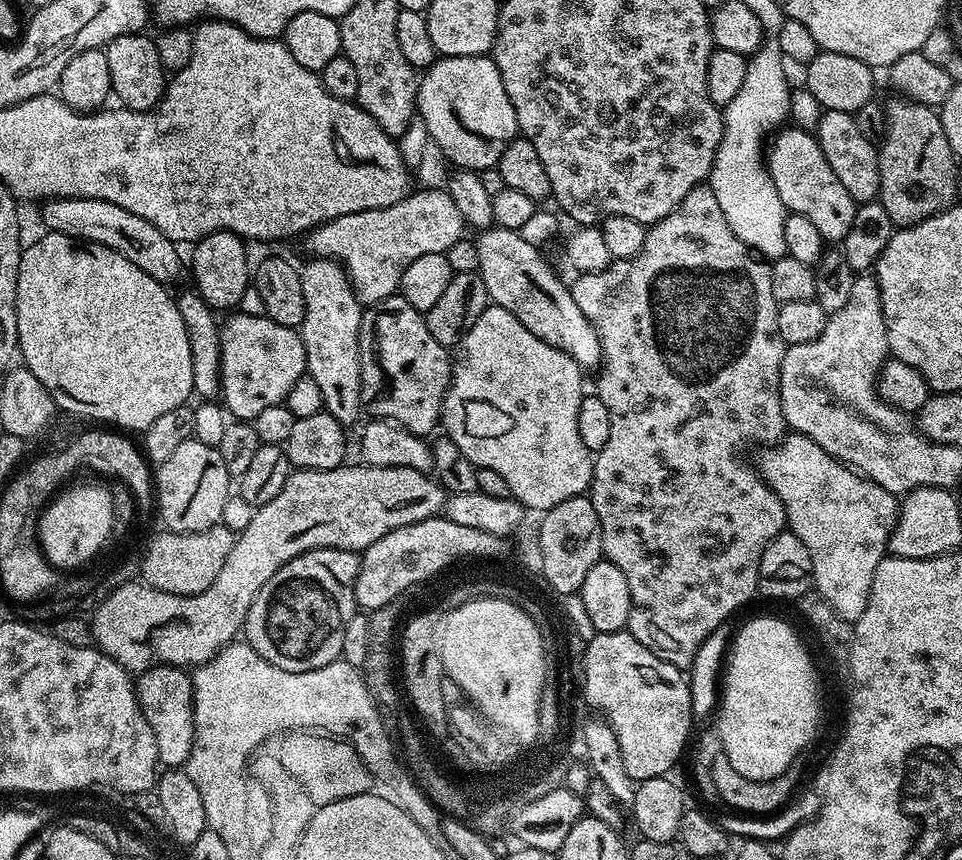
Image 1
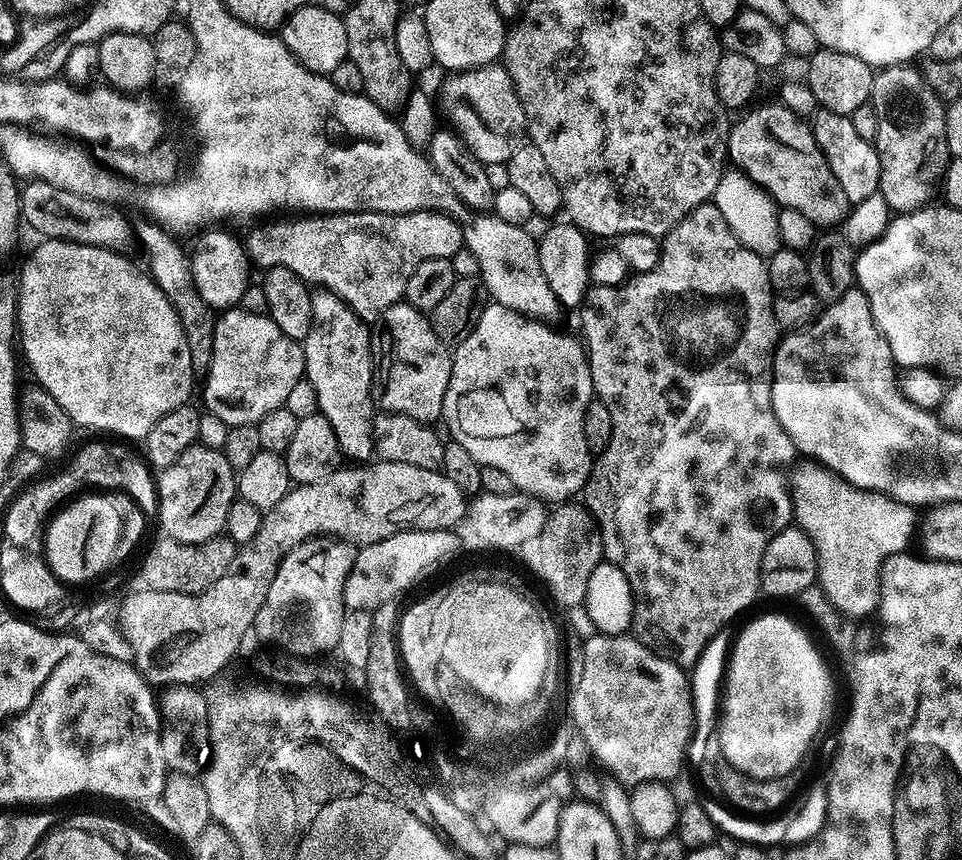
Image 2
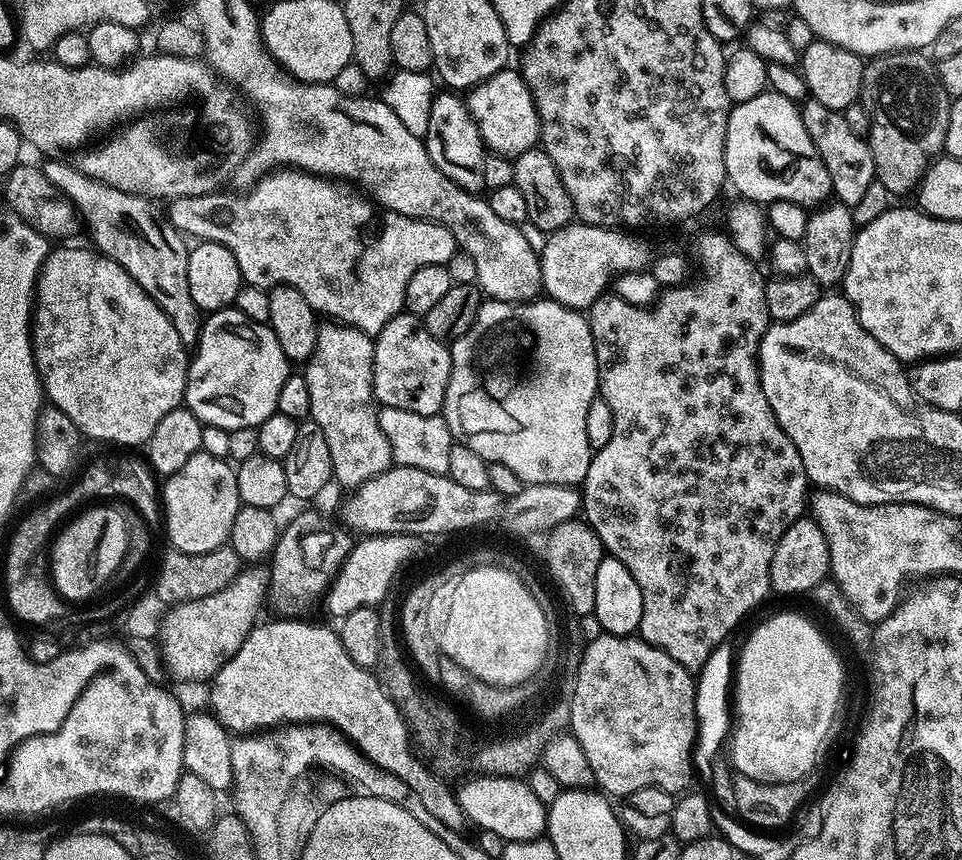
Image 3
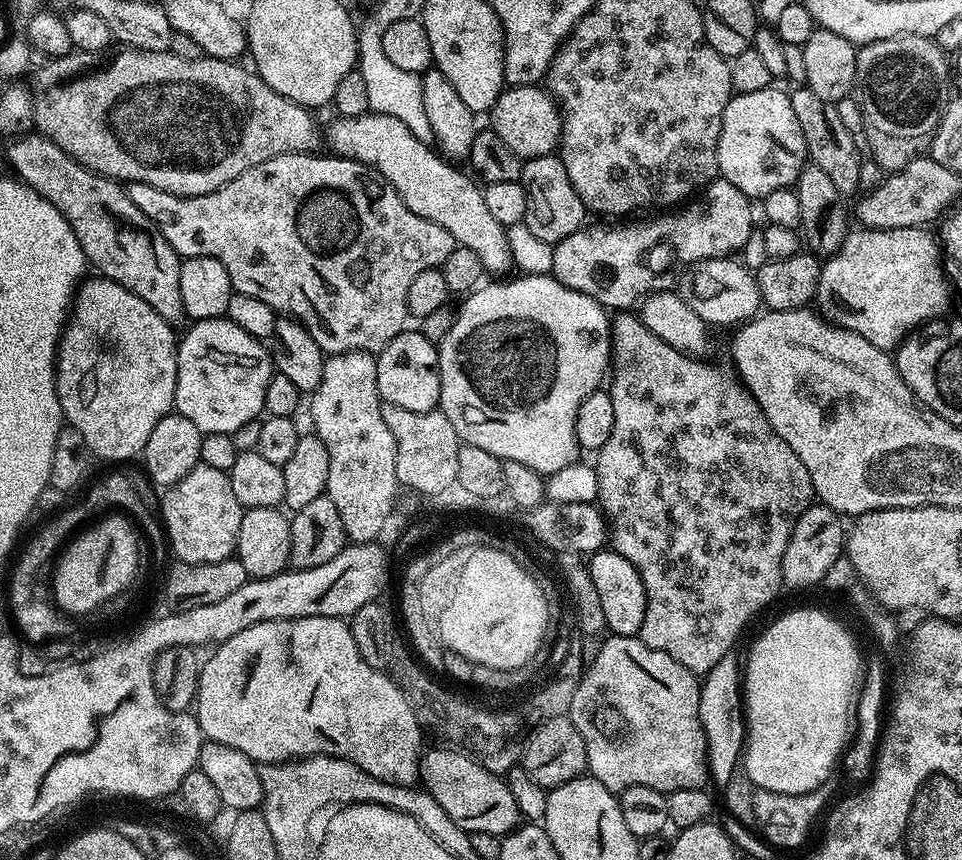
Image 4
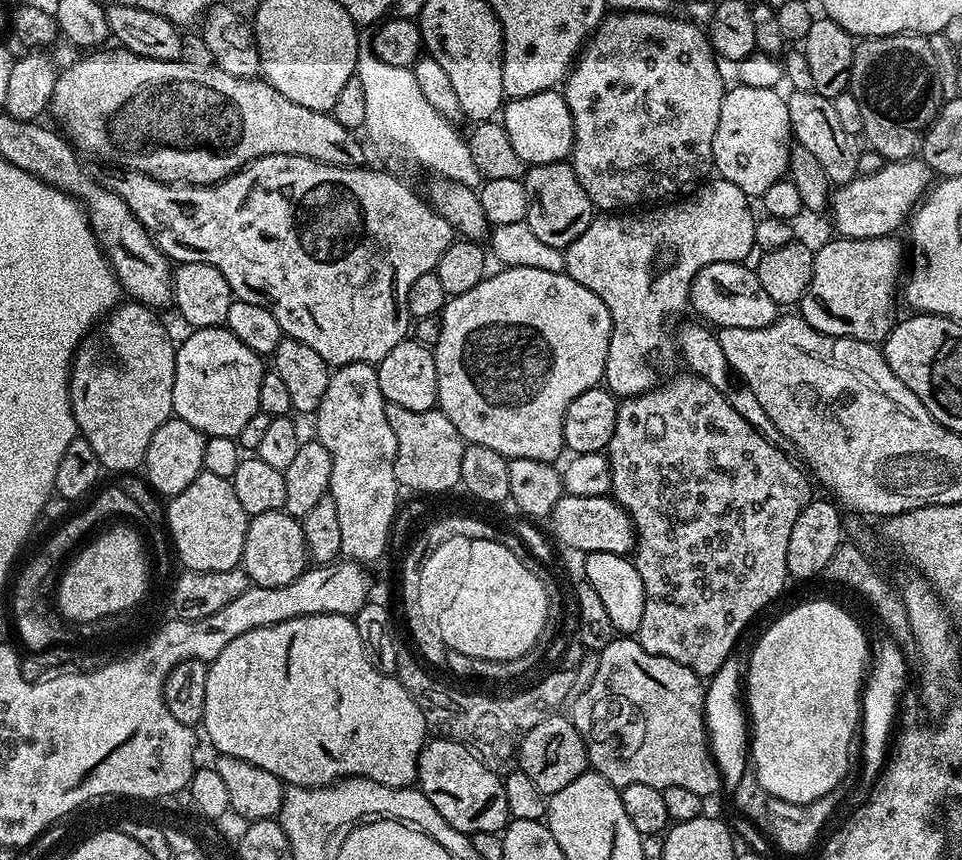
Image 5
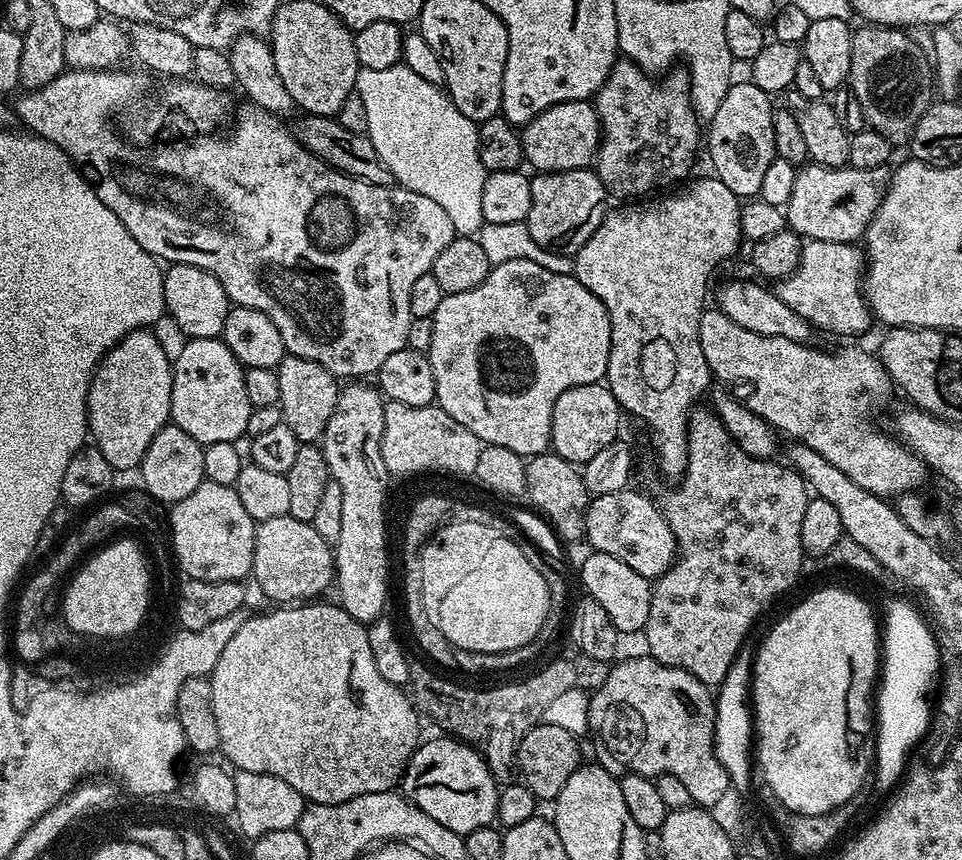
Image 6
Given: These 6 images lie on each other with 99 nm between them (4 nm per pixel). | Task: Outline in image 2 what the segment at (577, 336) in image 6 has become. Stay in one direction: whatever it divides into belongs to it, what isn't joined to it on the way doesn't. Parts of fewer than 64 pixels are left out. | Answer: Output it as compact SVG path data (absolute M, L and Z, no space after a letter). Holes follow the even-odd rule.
M492 302L487 305L478 318L474 330L461 344L455 345L452 352L452 373L450 374L450 386L446 390L444 399L444 415L442 424L448 427L447 435L451 437L455 444L464 447L482 466L495 466L502 470L514 482L517 490L527 492L532 496L539 496L546 502L564 502L575 494L583 493L584 484L588 481L588 476L592 472L594 463L593 453L588 451L586 446L586 434L582 434L582 422L586 418L586 406L594 398L592 390L592 375L588 365L588 353L581 341L572 336L567 336L564 332L555 332L551 328L551 323L540 318L524 316L521 312L510 310L506 306Z

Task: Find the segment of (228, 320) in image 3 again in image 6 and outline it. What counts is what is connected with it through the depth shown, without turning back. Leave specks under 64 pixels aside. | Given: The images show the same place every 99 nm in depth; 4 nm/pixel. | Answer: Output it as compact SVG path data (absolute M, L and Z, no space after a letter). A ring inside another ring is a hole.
M202 338L201 340L189 339L188 345L181 350L180 353L175 353L174 363L172 365L172 414L170 417L171 423L177 424L182 430L186 430L186 434L190 434L190 438L194 438L200 444L213 444L214 442L236 442L239 441L239 436L242 437L248 431L248 423L250 422L250 414L253 407L250 398L246 398L246 384L244 382L243 364L238 362L238 358L234 358L234 354L224 345L223 339L220 338Z

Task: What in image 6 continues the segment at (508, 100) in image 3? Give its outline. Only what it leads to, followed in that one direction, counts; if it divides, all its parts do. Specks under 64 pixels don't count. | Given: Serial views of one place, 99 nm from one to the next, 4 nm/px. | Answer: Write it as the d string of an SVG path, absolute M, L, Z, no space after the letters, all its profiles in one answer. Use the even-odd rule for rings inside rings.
M571 100L550 106L523 125L520 141L525 161L536 167L537 173L565 172L589 167L595 161L596 149L602 143L600 116L586 100Z

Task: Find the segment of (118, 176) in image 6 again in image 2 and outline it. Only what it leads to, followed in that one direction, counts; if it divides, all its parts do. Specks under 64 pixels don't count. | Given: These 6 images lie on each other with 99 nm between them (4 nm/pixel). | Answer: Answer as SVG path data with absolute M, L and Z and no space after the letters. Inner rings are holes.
M329 212L327 214L300 214L293 220L276 220L265 228L256 228L246 236L248 259L260 270L285 268L294 270L305 284L327 290L344 302L365 322L379 321L390 306L401 303L406 290L406 278L426 258L451 260L464 247L464 229L445 212L405 212L403 216L385 212Z

